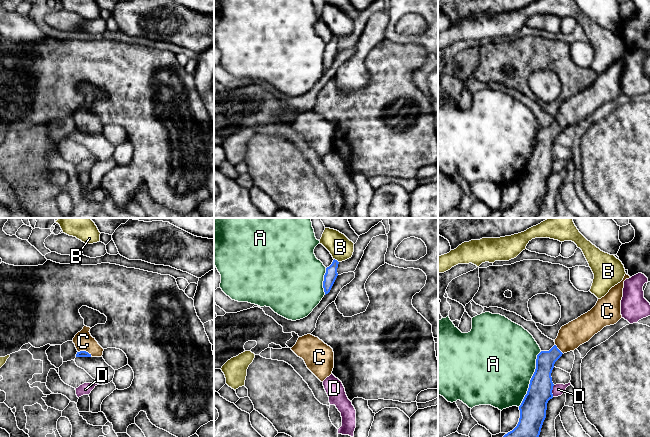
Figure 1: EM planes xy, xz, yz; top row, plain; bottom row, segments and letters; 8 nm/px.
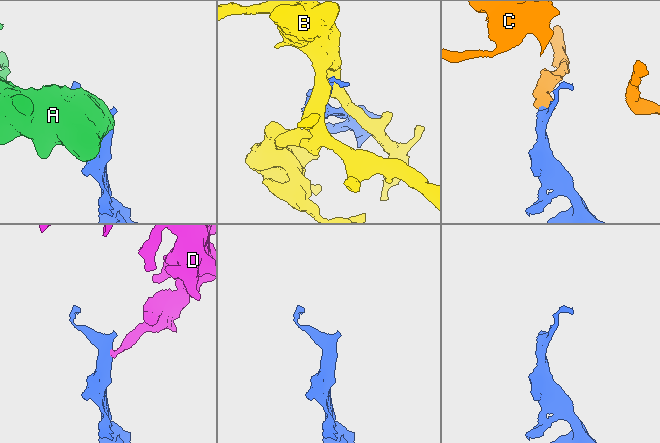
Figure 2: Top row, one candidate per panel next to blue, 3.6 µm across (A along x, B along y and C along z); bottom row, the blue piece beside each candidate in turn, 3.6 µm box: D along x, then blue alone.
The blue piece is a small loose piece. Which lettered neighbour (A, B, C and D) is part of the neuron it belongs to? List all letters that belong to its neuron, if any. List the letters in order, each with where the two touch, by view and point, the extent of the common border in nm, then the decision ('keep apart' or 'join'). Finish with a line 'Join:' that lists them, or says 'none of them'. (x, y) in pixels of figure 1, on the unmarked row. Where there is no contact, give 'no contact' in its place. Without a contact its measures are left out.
A: contact yz (531, 155); length 480 nm; keep apart
B: contact xz (336, 36); length 50 nm; keep apart
C: contact xy (85, 127); length 120 nm; join
D: contact yz (551, 167); length 100 nm; keep apart
Join: C

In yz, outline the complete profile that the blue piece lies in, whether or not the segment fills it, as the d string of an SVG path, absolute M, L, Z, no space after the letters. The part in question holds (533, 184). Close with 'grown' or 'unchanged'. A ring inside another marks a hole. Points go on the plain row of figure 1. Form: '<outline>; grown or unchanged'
M625 50L623 56L598 75L590 87L562 102L554 117L555 121L549 127L541 127L537 131L535 148L519 182L519 198L512 207L503 212L502 218L537 217L546 194L547 179L553 174L551 149L555 138L564 129L574 127L604 103L614 101L622 94L624 57L629 54L631 53Z; grown

